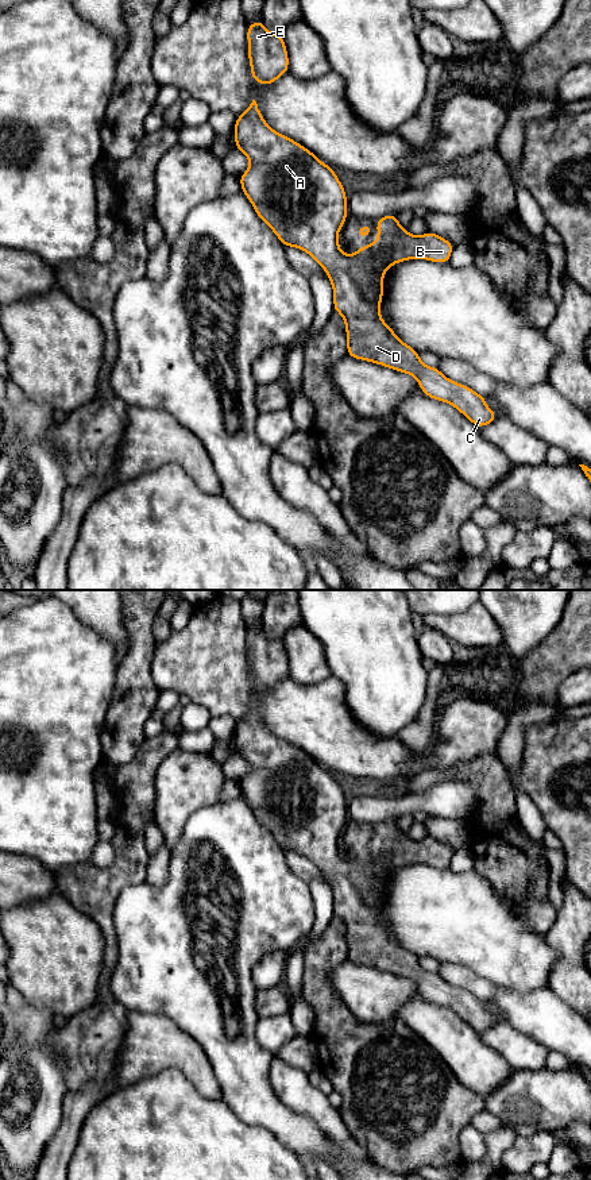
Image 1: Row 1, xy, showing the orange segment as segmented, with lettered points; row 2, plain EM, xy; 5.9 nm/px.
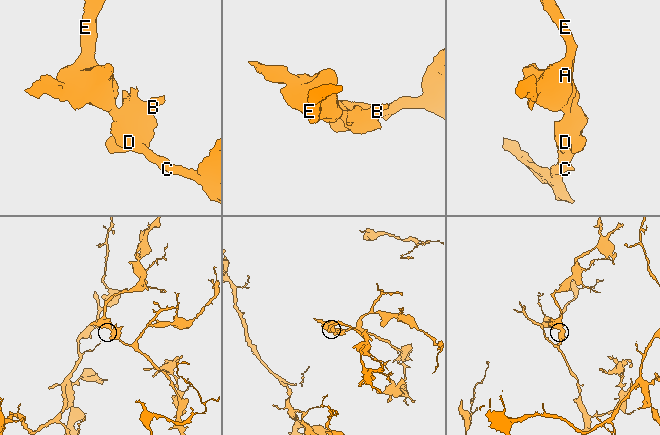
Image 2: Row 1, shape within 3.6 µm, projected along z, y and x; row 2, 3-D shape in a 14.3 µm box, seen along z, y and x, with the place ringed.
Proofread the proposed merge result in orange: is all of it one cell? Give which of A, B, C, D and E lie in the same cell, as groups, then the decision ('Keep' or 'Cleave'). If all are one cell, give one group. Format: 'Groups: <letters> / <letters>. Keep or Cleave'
Groups: A B C D E. Keep

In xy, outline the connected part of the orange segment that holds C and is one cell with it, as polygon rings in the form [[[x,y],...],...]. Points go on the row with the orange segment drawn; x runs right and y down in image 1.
[[[255,100],[236,117],[233,138],[235,149],[251,162],[251,166],[239,177],[239,182],[258,217],[273,230],[285,247],[291,246],[308,252],[328,273],[333,289],[333,311],[340,313],[345,323],[347,355],[413,375],[425,396],[455,406],[478,428],[495,421],[498,414],[487,406],[486,397],[463,383],[451,381],[439,367],[424,365],[420,352],[403,343],[379,313],[383,277],[394,263],[409,259],[449,263],[453,244],[430,231],[414,236],[399,224],[397,215],[386,215],[376,219],[375,243],[358,247],[355,255],[343,254],[339,246],[339,231],[348,216],[345,209],[348,197],[333,167],[321,162],[302,144],[273,130],[263,119]]]

